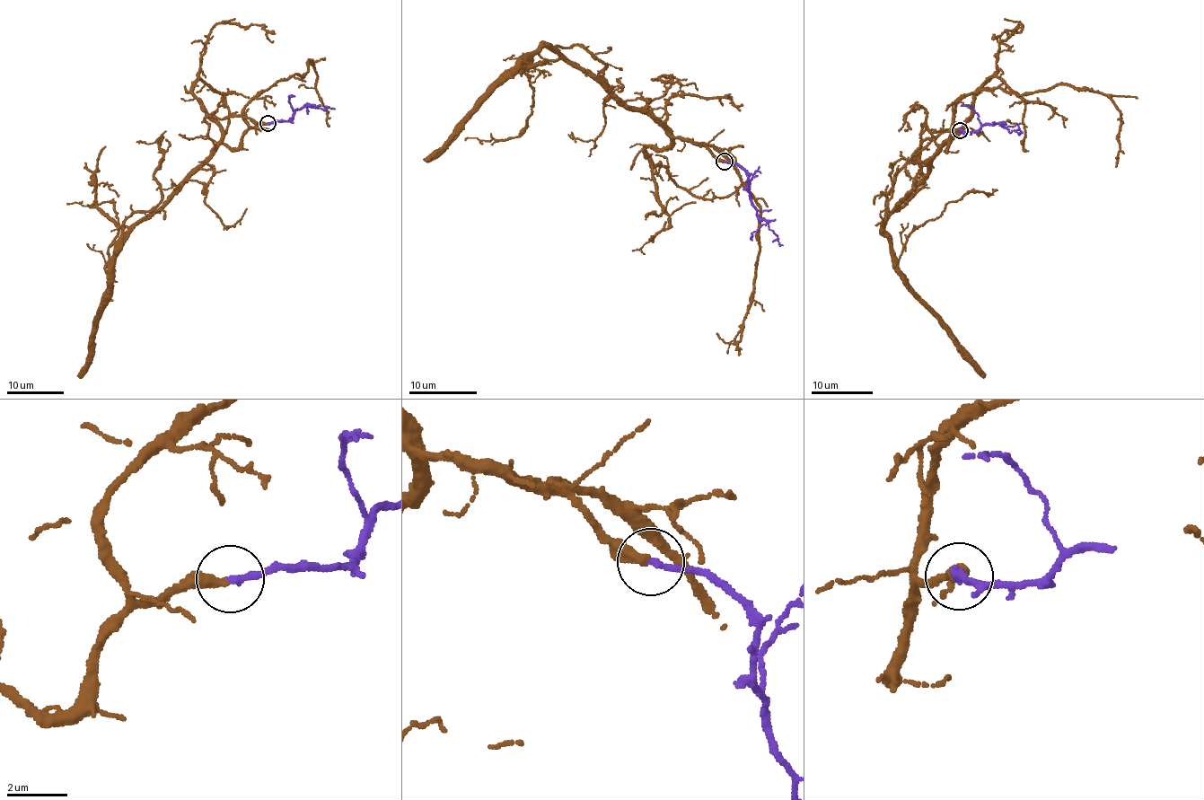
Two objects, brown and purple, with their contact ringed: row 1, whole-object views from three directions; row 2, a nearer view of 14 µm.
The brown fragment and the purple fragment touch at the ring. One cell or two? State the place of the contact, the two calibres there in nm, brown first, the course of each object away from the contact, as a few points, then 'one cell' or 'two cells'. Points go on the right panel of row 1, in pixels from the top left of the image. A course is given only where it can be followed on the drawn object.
place (960, 130); calibres 360 and 220 nm; course brown (961, 129), (888, 218), (883, 229), (892, 257), (900, 258), (907, 236), (944, 206), (971, 191), (997, 190); course purple (961, 129), (977, 132), (984, 125), (1002, 123), (1009, 132), (1015, 130), (1018, 134); one cell

